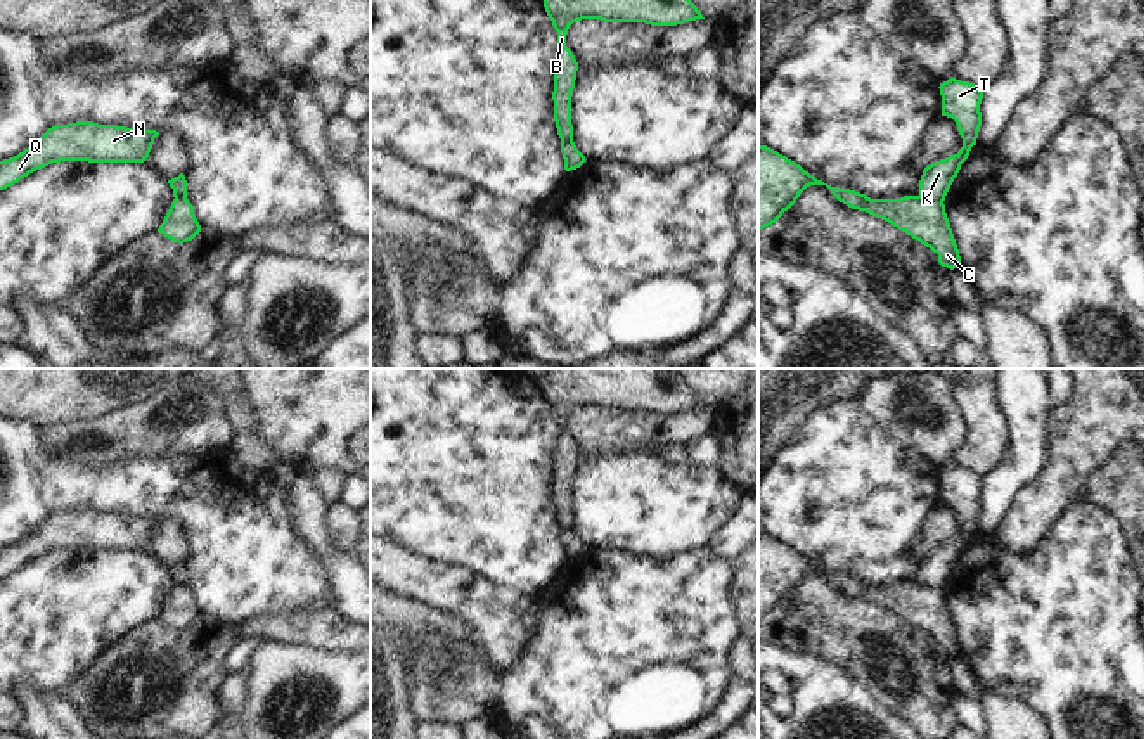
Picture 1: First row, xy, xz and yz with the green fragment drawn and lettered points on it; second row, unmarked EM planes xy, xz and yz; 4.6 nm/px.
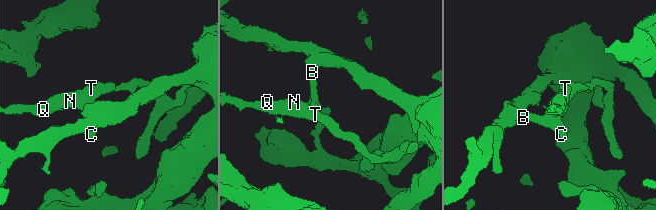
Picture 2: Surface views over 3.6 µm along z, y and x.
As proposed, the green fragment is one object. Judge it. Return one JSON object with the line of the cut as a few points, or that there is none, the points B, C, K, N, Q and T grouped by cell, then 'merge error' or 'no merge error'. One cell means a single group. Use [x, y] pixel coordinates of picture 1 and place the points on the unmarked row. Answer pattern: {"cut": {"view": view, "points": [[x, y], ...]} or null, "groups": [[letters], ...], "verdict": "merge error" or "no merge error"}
{"cut": {"view": "yz", "points": [[920, 582], [930, 589], [942, 589]]}, "groups": [["B", "C"], ["K", "N", "Q", "T"]], "verdict": "merge error"}

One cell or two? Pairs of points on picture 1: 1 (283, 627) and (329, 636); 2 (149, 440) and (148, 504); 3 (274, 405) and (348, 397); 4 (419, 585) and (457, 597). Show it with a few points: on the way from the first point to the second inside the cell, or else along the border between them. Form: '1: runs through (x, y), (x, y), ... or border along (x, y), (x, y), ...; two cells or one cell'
1: runs through (295, 627), (317, 629); one cell
2: border along (189, 452), (161, 457), (127, 457), (109, 466); two cells
3: runs through (293, 397), (329, 397); one cell
4: runs through (428, 585), (449, 589); one cell

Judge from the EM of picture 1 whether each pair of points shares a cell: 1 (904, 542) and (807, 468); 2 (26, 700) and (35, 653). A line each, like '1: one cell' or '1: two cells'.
1: one cell
2: two cells

